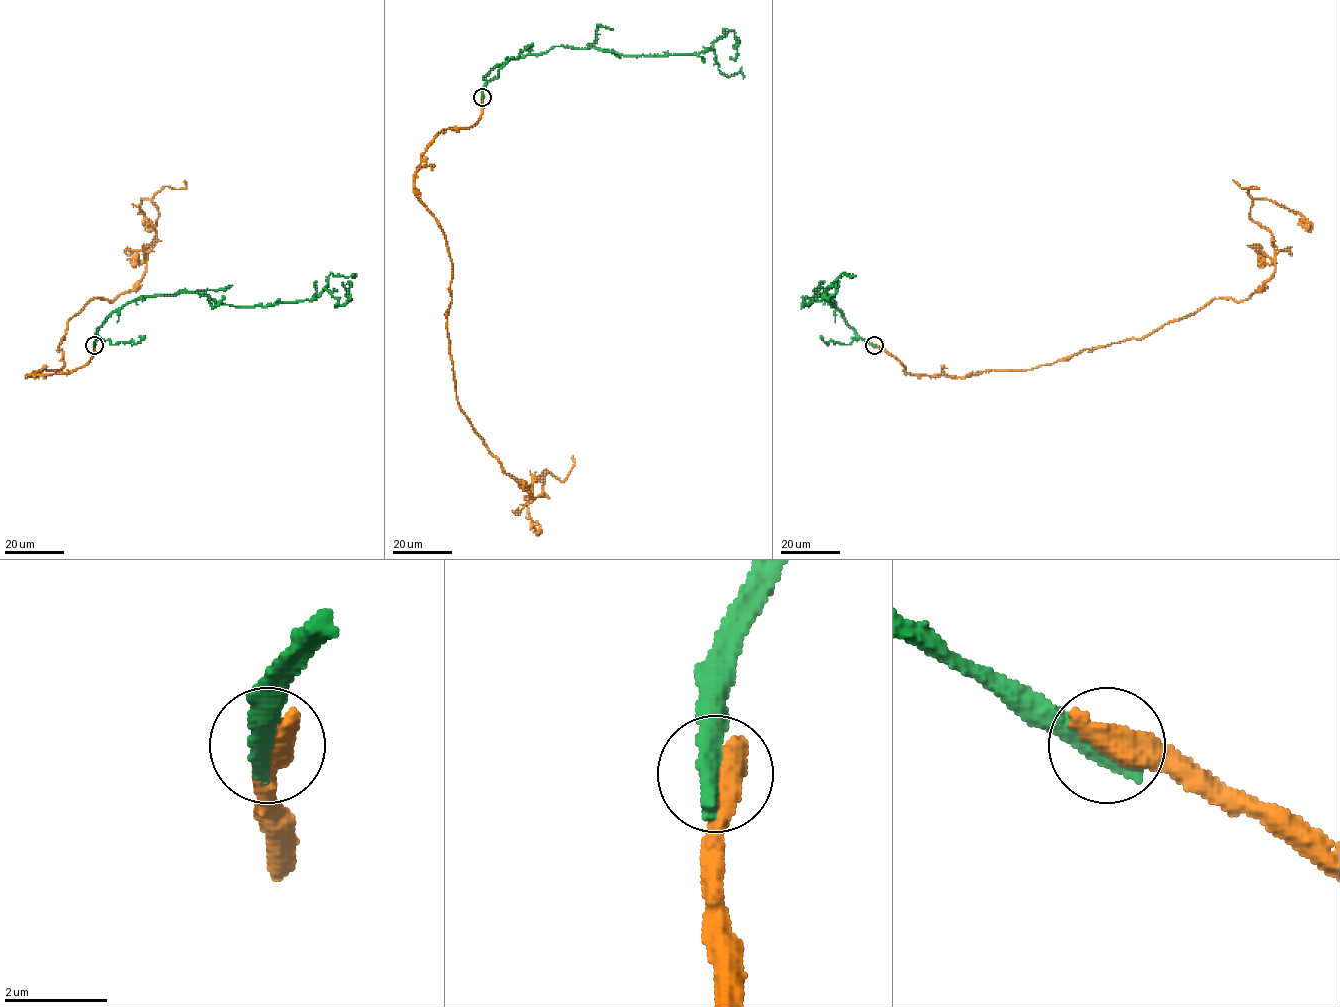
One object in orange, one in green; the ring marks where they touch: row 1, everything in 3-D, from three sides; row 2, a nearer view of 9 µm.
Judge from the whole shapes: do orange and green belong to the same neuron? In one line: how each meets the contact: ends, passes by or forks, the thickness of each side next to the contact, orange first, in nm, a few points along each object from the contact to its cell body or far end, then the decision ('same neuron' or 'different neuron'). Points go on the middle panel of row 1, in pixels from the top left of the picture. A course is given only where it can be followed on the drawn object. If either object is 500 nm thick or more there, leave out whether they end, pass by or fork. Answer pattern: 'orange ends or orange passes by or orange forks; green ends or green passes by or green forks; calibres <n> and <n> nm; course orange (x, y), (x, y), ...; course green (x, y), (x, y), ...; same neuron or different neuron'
calibres 650 and 550 nm; course orange (481, 97), (413, 192), (452, 264), (461, 411), (534, 498), (547, 473), (532, 531); course green (481, 97), (484, 77), (498, 65), (555, 46), (626, 56), (698, 54), (732, 31), (738, 44), (731, 57); different neuron

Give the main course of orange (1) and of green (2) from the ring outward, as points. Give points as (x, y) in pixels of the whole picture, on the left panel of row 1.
1: (93, 345), (25, 376), (64, 365), (92, 299), (136, 287), (159, 217), (142, 199), (144, 229)
2: (93, 345), (110, 315), (138, 299), (199, 292), (269, 306), (326, 288), (340, 305), (350, 300), (343, 282)

